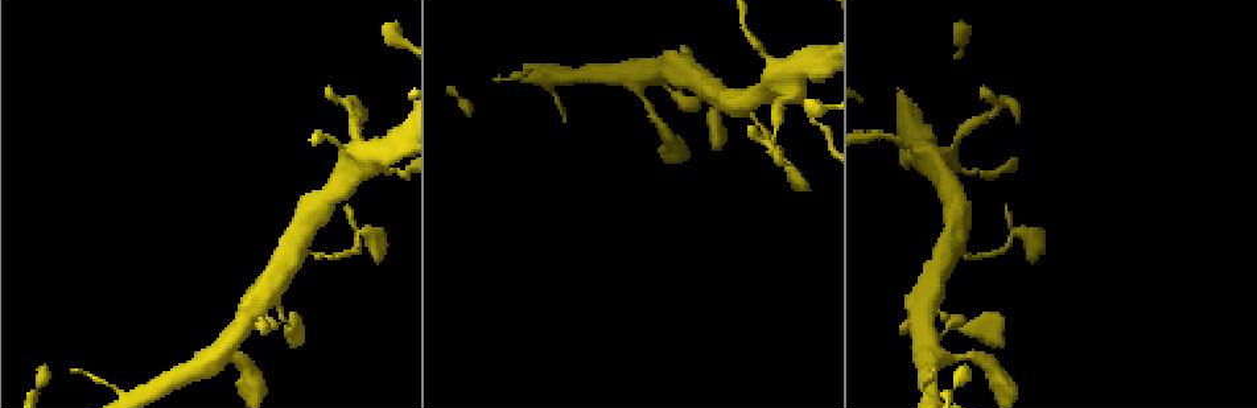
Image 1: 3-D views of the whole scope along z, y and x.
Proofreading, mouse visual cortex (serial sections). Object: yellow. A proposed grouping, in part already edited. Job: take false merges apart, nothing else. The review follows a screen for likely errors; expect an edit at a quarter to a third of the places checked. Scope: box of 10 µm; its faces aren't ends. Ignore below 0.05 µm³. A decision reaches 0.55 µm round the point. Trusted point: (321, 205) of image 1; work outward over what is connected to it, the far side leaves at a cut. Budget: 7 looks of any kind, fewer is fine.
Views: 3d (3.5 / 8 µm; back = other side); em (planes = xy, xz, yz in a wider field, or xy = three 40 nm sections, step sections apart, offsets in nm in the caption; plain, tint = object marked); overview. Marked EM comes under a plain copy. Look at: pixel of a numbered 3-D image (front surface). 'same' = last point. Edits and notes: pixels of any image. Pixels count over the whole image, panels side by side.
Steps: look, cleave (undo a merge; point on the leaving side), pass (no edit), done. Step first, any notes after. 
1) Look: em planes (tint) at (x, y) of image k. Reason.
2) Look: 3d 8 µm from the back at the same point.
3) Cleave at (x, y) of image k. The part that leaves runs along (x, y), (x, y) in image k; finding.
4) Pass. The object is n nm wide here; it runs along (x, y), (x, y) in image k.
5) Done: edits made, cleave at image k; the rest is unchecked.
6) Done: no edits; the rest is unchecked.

Look: 3d 3.5 µm at (327, 258) of image 1. Thick turns thin.

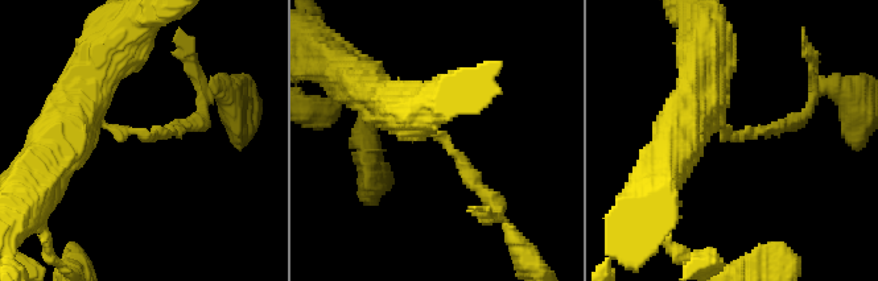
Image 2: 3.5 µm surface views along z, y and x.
Look: em xy step 5 (tint) at (434, 136) of image 2. The arms are 150, 500 nm wide; now the EM.

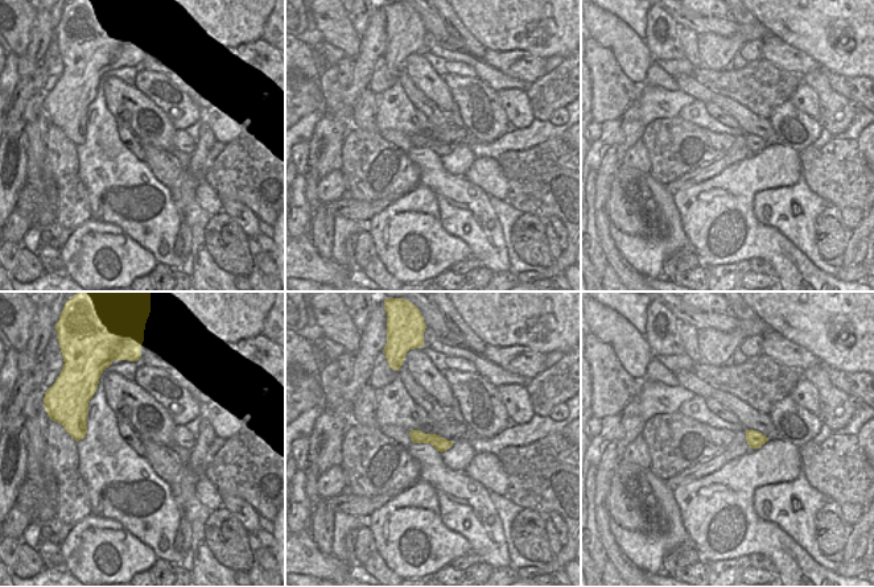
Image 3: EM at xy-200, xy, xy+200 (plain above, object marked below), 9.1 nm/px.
Look: em xy step 3 (tint) at the same point.

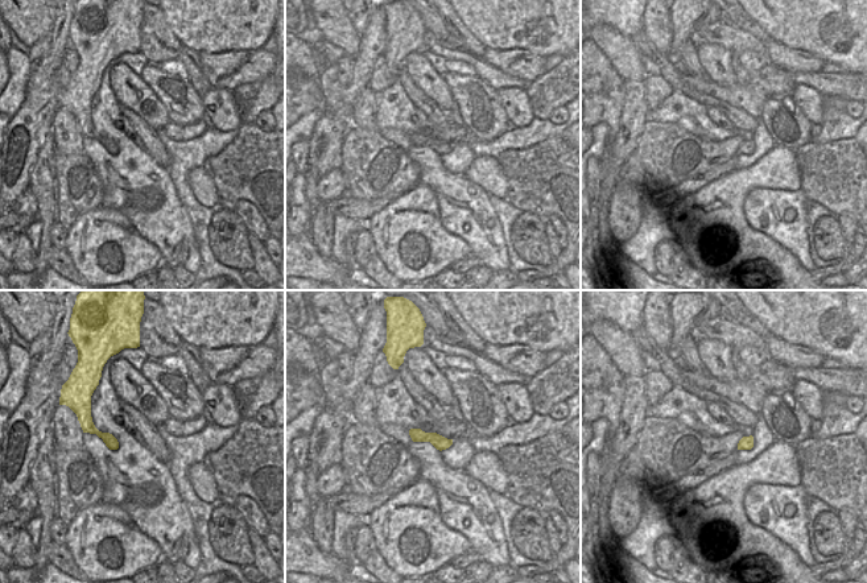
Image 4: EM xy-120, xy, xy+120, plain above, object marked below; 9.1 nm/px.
Cleave at (149, 136) of image 2. A second cell is stuck on.

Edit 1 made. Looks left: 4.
Look: 3d 3.5 µm at (945, 154) of image 1. Four or more arms meet.

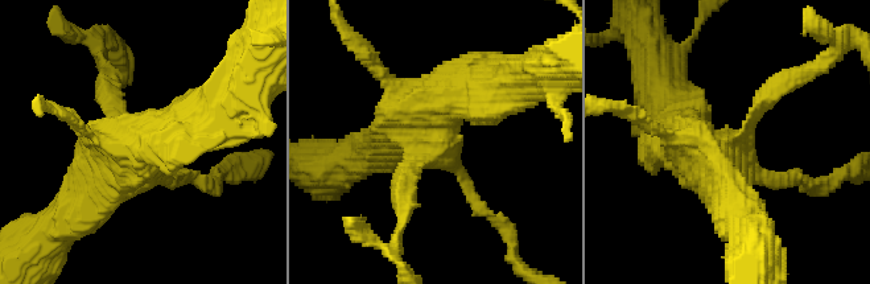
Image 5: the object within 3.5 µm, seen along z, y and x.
Look: em planes (tint) at (732, 141) of image 5. Now the EM.

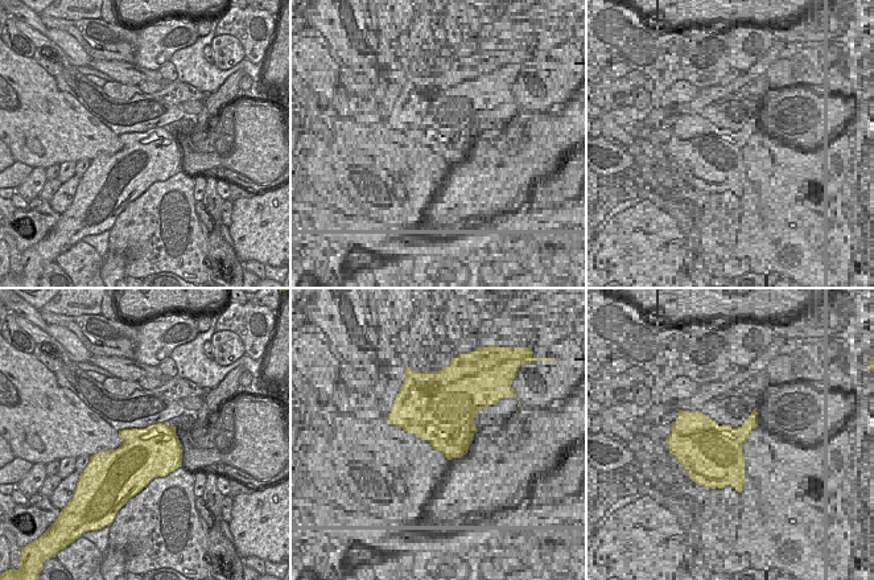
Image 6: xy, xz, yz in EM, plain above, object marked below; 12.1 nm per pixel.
Pass. It runs along (70, 215), (143, 143), (196, 118) in image 5; one cell here.

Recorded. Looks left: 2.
Done: edits made, cleave at image 2; the rest is unchecked.

